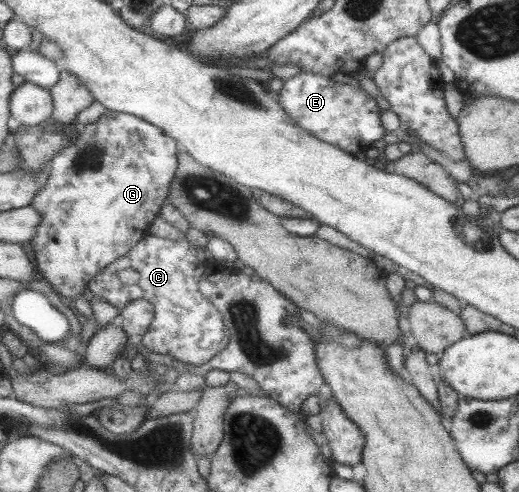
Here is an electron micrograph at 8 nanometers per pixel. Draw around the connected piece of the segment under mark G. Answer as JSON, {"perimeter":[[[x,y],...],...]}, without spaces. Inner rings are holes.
{"perimeter":[[[108,110],[100,118],[100,121],[96,123],[80,125],[78,135],[77,140],[72,145],[67,145],[52,159],[46,183],[31,203],[42,216],[36,237],[31,240],[31,246],[35,251],[35,263],[38,265],[38,270],[40,270],[42,277],[48,281],[48,284],[53,287],[53,290],[56,293],[60,293],[60,295],[64,295],[64,297],[70,299],[70,301],[72,301],[72,299],[75,301],[79,297],[82,297],[86,288],[89,288],[89,284],[97,278],[100,272],[111,264],[114,264],[118,259],[129,254],[129,252],[133,250],[134,247],[137,247],[137,244],[146,237],[147,229],[150,229],[152,221],[156,219],[156,216],[160,215],[162,206],[168,202],[171,190],[170,186],[172,186],[179,166],[179,153],[182,148],[177,139],[170,137],[161,127],[158,127],[157,124],[150,123],[131,113],[112,110]]]}

